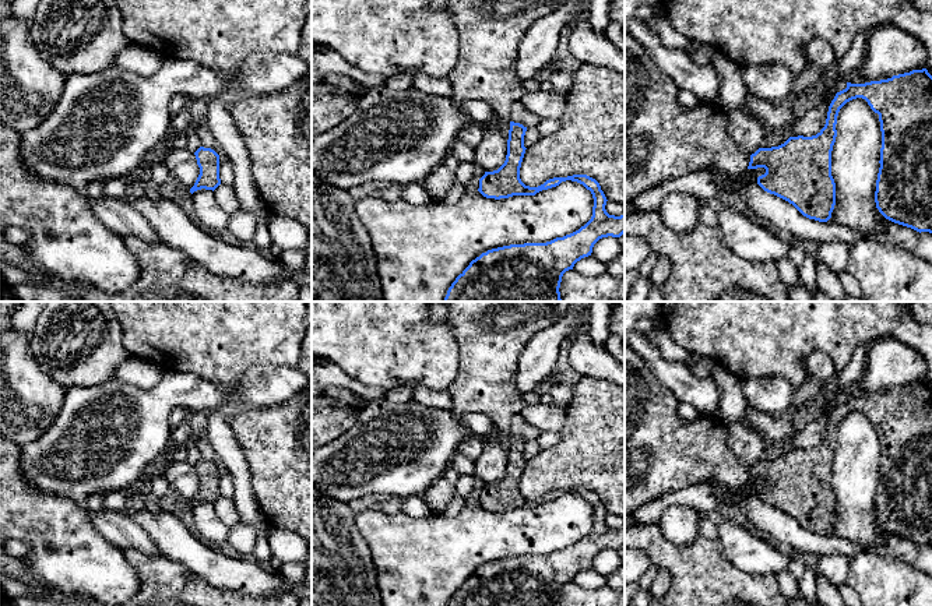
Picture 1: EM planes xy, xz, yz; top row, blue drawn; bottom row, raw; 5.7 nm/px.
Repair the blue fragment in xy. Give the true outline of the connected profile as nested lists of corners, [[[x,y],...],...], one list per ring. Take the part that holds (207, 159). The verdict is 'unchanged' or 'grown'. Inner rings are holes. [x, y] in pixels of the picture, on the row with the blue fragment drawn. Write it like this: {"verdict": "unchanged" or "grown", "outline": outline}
{"verdict": "unchanged", "outline": [[[200,147],[194,155],[200,168],[200,175],[190,189],[190,193],[193,194],[201,189],[214,191],[221,184],[219,155],[214,149],[204,147]]]}

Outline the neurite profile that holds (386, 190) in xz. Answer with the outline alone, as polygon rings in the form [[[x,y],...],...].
[[[366,182],[349,190],[355,201],[363,198],[381,198],[384,201],[397,201],[402,198],[404,186],[393,182]]]

